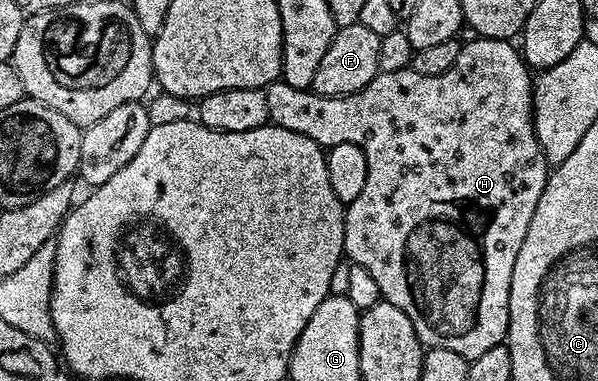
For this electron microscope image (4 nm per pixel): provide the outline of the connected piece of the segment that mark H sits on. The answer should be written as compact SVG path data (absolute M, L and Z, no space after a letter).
M486 36L472 39L466 39L462 43L459 58L455 58L455 66L451 66L447 74L419 74L412 66L395 70L393 73L378 71L377 77L367 82L363 90L350 96L319 96L310 89L287 86L284 82L270 84L264 89L270 125L283 130L295 130L297 136L311 138L313 143L326 149L334 148L343 142L351 142L359 146L363 154L367 154L367 182L359 193L359 198L355 198L355 202L345 208L344 255L373 279L373 284L381 291L383 299L399 306L399 310L403 310L403 314L411 318L411 326L415 326L415 334L425 348L455 350L455 354L463 354L468 361L479 358L479 354L491 350L491 346L502 343L508 337L511 274L515 270L515 258L519 258L519 246L523 246L523 238L527 238L527 226L531 226L531 218L535 218L535 206L539 206L539 198L543 198L543 190L547 186L551 171L551 165L543 154L533 125L535 80L524 56L507 40Z

